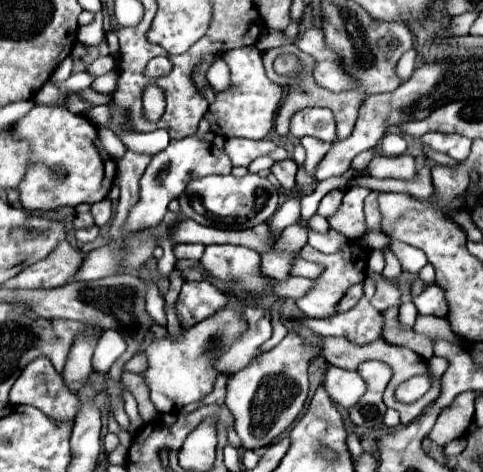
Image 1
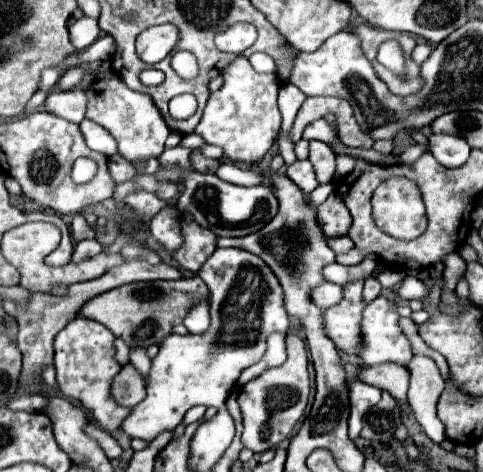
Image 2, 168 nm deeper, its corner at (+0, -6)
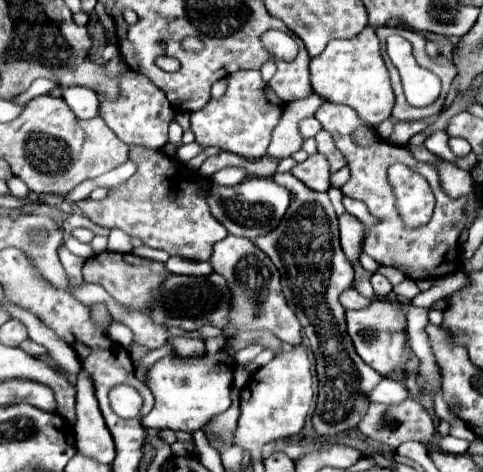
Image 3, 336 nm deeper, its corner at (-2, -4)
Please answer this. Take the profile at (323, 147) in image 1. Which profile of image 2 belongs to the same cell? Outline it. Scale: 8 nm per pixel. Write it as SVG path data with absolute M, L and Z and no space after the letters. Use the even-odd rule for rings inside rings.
M313 140L313 142L309 142L309 160L315 166L315 174L317 174L319 184L329 184L333 174L335 174L335 154L333 154L333 150L327 144Z

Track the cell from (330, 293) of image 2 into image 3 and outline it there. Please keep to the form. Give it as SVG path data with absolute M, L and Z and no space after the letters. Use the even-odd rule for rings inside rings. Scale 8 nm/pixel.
M347 288L341 296L339 302L343 302L343 308L365 308L371 304L371 300L363 298L355 288Z

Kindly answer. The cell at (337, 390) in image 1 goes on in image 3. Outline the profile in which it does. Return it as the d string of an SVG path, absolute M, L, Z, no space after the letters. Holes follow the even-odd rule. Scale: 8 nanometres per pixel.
M383 378L379 382L379 386L375 386L375 390L369 392L369 402L383 402L383 404L399 404L407 398L407 388L399 382L399 380L391 380L391 378Z

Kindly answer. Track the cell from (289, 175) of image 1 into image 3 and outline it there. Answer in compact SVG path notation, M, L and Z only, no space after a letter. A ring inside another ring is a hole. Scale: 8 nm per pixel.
M313 154L309 156L305 162L297 164L293 170L291 170L293 176L297 176L305 186L309 186L311 190L317 190L317 192L325 192L329 190L329 162L323 154Z

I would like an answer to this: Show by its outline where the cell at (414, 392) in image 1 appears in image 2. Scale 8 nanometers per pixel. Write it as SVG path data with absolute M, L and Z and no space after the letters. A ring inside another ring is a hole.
M419 355L413 356L407 368L410 374L407 402L425 434L435 444L441 444L447 438L445 426L435 414L437 400L445 388L441 372L432 359Z

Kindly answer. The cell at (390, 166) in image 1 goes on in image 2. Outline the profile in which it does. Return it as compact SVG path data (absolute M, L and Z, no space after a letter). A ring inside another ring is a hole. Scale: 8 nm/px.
M413 144L413 146L409 146L403 154L401 154L401 158L399 158L399 162L413 162L413 160L417 160L417 158L421 158L425 152L427 152L429 148L427 146L423 146L423 144Z

